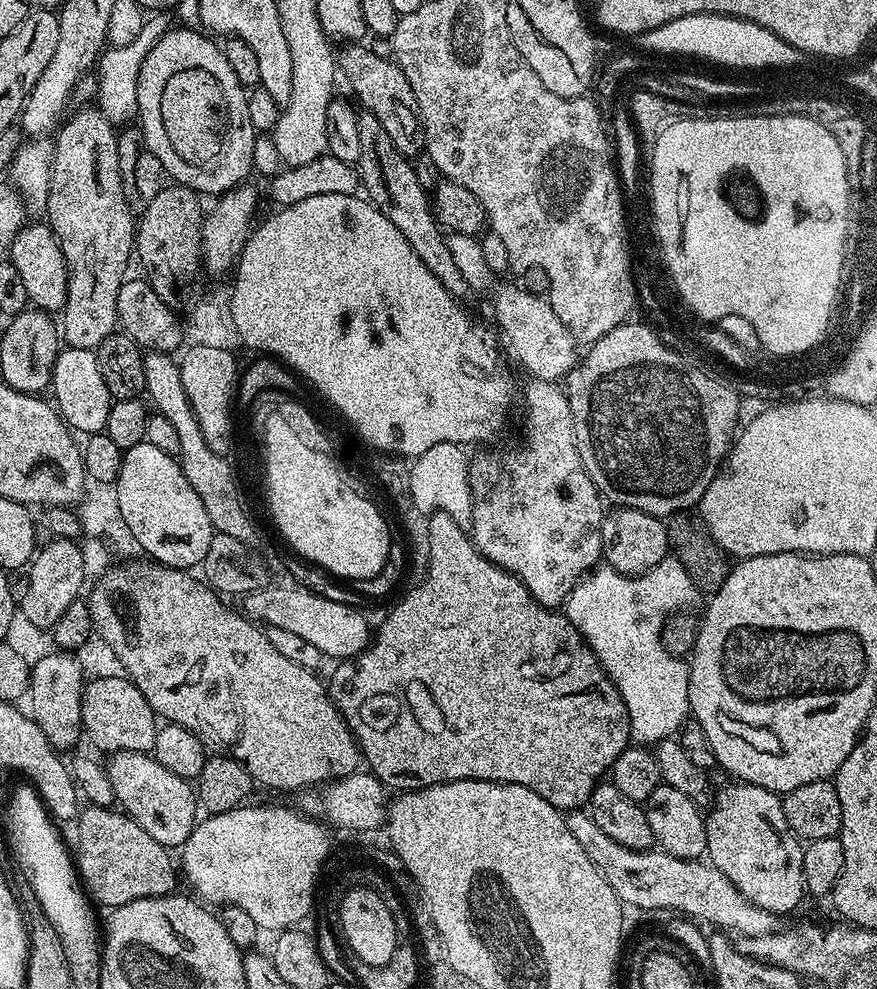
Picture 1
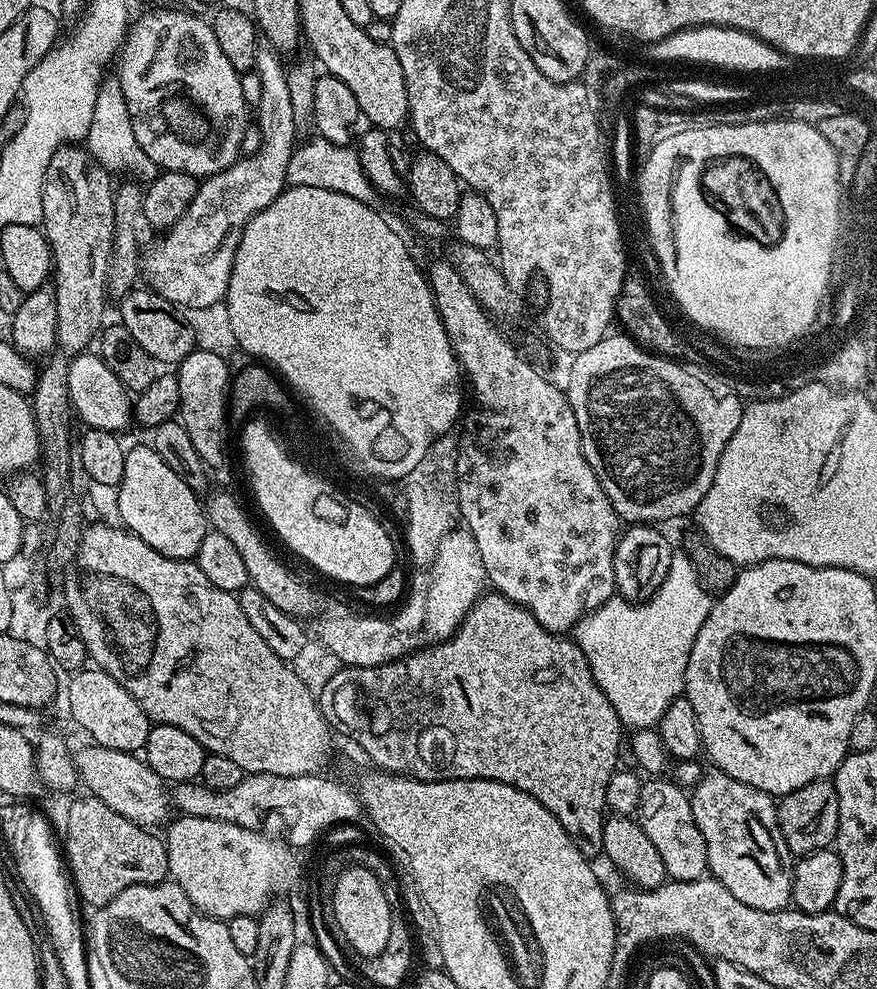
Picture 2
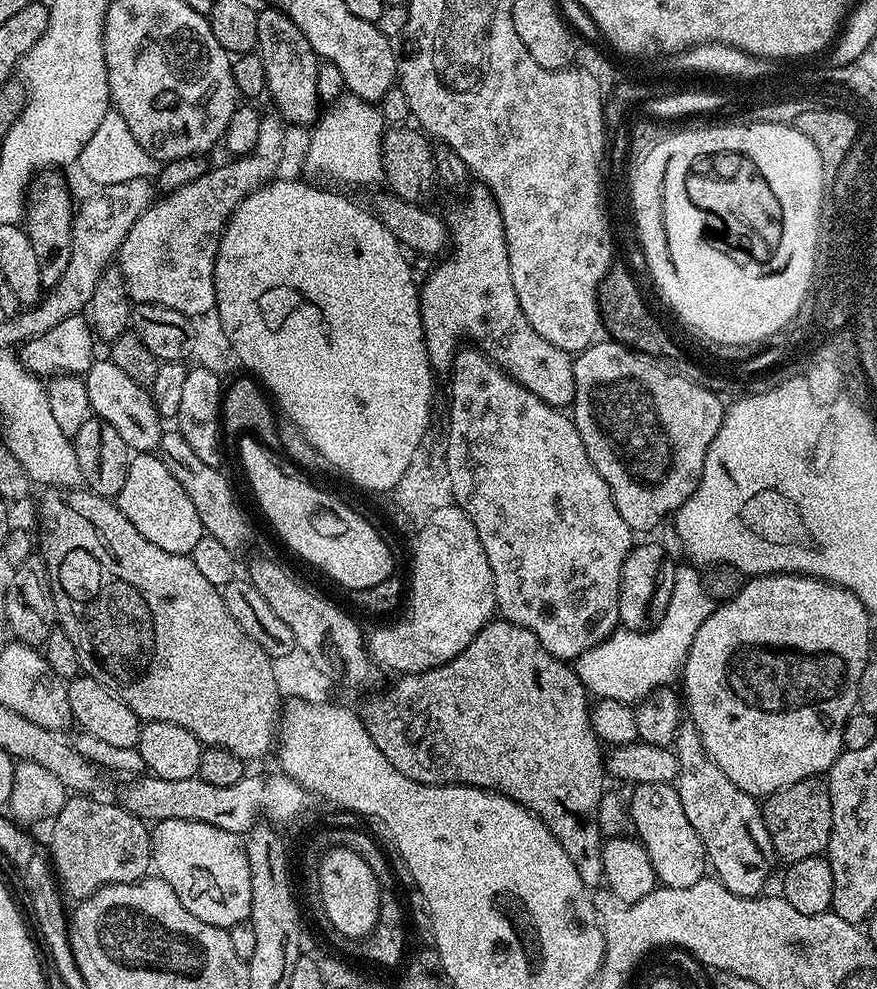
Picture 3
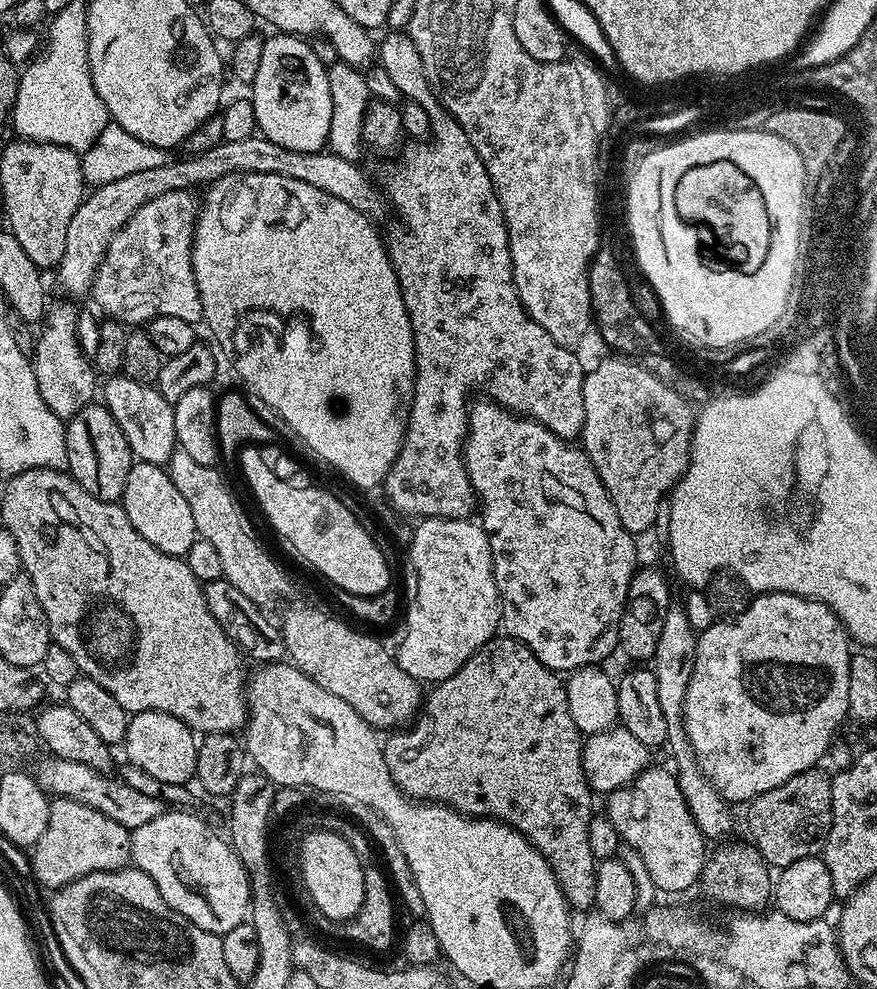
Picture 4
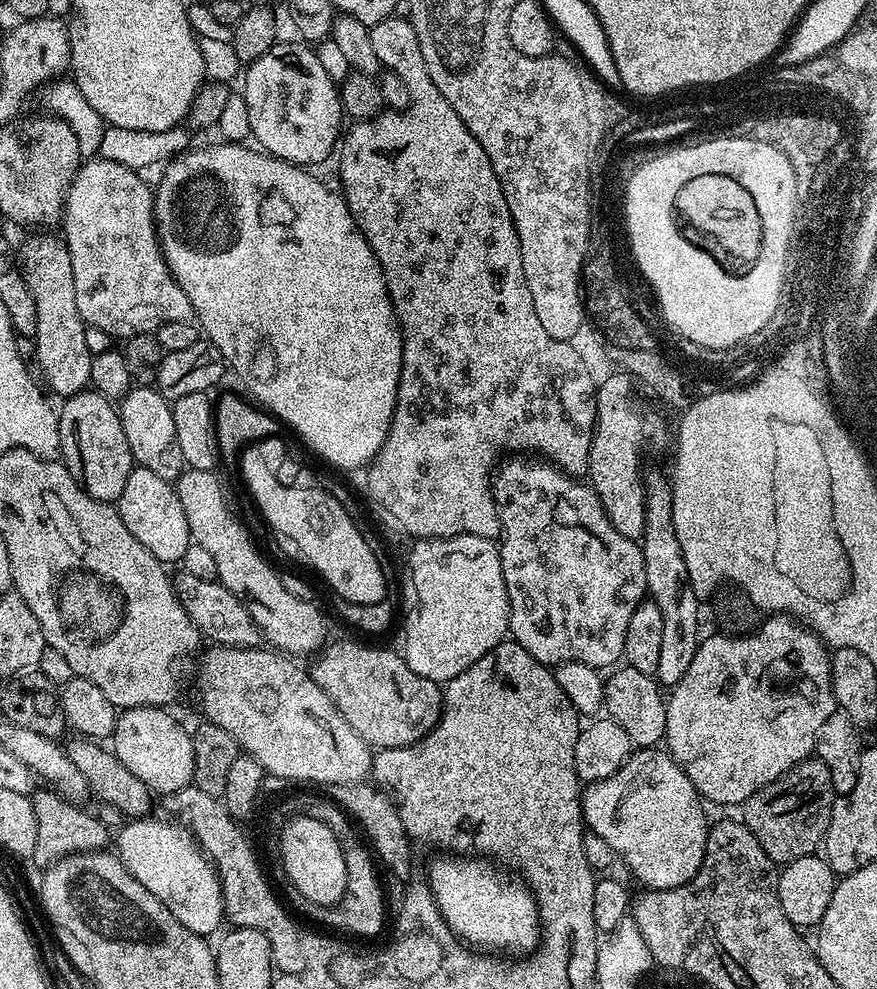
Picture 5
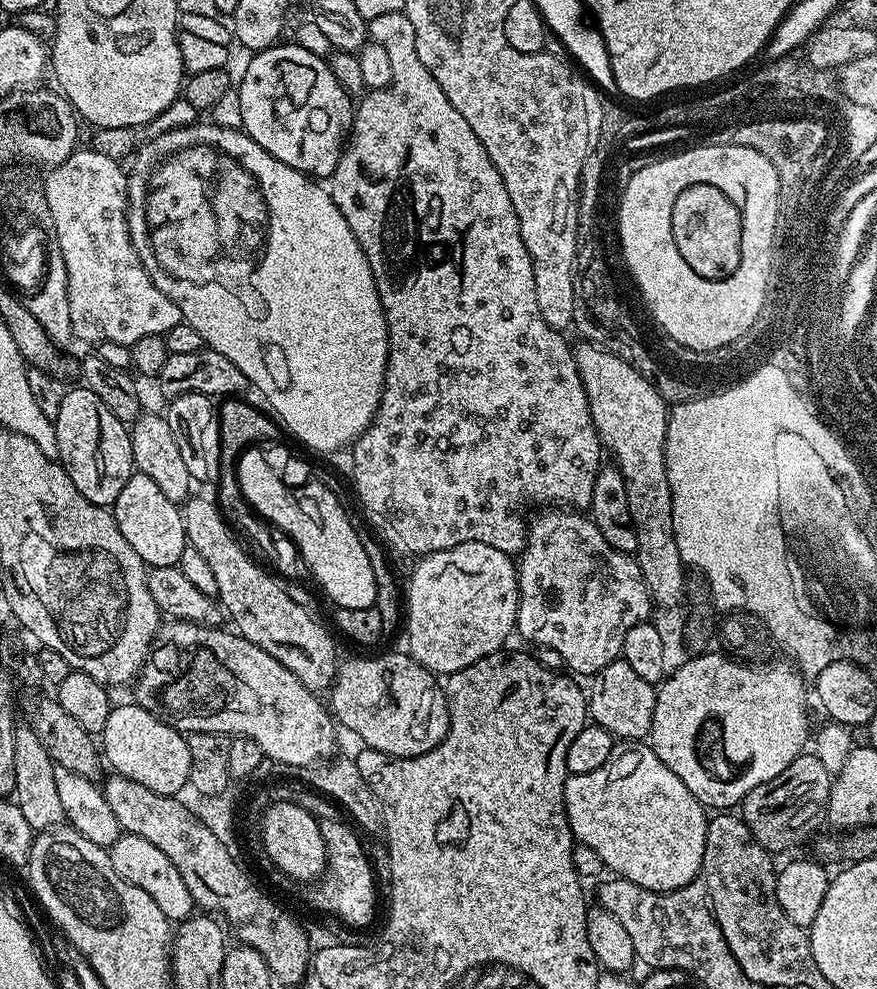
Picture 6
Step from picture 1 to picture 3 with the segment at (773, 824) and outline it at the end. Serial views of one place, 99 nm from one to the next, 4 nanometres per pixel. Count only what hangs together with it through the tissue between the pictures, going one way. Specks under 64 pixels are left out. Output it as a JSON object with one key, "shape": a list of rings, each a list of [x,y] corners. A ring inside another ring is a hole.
{"shape":[[[690,718],[681,719],[677,728],[674,751],[678,760],[678,772],[674,787],[678,798],[682,798],[682,810],[690,818],[690,826],[698,830],[702,838],[704,855],[714,871],[715,879],[739,896],[761,895],[772,872],[774,853],[770,842],[770,830],[766,830],[764,810],[755,796],[738,790],[716,763],[706,754],[702,746],[702,734]]]}

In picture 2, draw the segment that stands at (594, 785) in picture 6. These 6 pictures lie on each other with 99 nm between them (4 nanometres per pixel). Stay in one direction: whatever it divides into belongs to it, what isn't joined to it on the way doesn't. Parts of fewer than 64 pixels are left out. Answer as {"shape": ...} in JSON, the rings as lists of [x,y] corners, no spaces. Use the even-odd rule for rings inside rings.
{"shape":[[[648,778],[642,783],[642,794],[638,802],[635,819],[640,821],[642,830],[650,837],[650,842],[662,854],[668,876],[674,880],[699,880],[708,872],[708,855],[702,830],[694,822],[692,801],[689,793],[671,779]]]}

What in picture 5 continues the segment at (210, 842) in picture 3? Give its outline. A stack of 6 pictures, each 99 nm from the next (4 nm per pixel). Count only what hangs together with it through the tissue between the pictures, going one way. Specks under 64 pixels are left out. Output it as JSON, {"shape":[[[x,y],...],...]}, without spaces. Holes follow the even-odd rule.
{"shape":[[[132,818],[115,833],[114,852],[122,866],[194,934],[208,938],[211,932],[226,920],[224,886],[216,865],[204,855],[192,831],[179,822]]]}

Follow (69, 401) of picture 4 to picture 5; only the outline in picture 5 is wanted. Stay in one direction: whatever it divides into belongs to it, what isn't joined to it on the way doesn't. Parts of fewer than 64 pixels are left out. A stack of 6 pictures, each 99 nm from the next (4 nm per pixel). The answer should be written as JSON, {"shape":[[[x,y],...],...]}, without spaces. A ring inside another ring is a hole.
{"shape":[[[40,232],[30,234],[17,249],[17,257],[21,262],[31,296],[34,298],[35,309],[37,311],[37,321],[35,323],[35,334],[33,340],[36,343],[35,361],[39,362],[43,374],[48,378],[49,386],[58,394],[60,398],[67,398],[83,391],[90,383],[90,366],[92,365],[92,352],[86,346],[86,328],[81,314],[78,312],[78,302],[74,289],[73,262],[70,260],[67,245],[50,232]]]}

